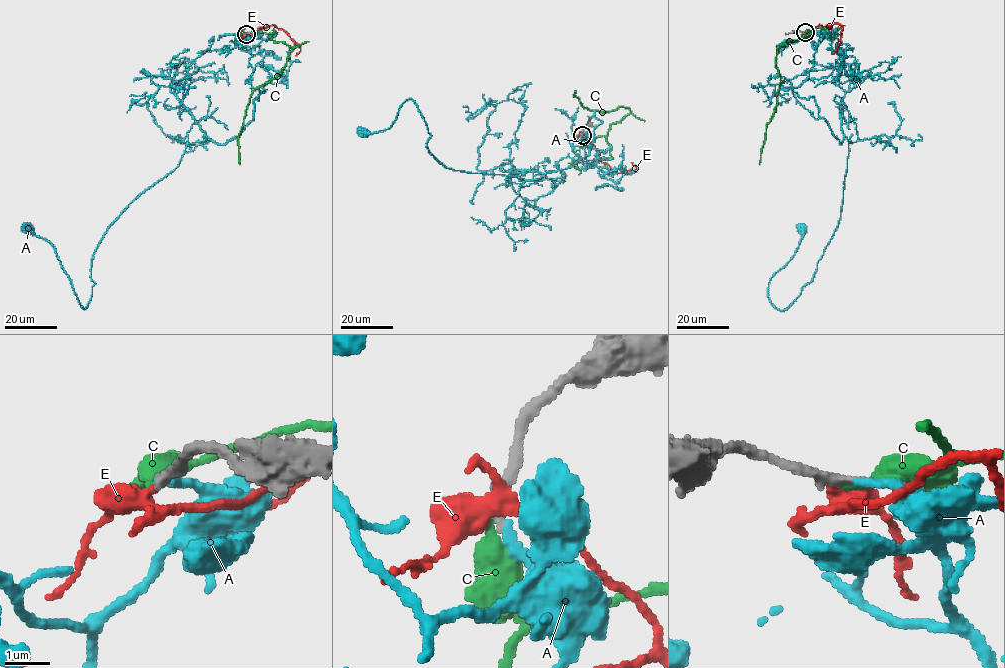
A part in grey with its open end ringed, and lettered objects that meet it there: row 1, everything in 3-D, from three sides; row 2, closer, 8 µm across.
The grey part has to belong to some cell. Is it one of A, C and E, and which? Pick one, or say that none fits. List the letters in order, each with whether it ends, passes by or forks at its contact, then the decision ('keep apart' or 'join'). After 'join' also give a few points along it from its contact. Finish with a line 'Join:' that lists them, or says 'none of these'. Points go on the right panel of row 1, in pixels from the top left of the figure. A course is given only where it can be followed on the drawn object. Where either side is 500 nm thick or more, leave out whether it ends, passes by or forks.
A: it ends there; join; it runs (805, 33), (808, 76), (780, 87), (812, 96), (850, 142), (838, 225), (782, 310), (769, 281), (802, 229)
C: it ends there; keep apart
E: it forks there; keep apart
Join: A

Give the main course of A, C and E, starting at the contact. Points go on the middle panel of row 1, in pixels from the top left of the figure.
A: (582, 135), (586, 146), (594, 111), (589, 153), (530, 180), (447, 168), (411, 99), (389, 128), (364, 132)
C: (581, 134), (584, 140), (606, 139), (610, 125), (630, 110), (620, 106), (590, 110), (574, 95), (575, 90)
E: (581, 134), (595, 147), (598, 160), (614, 172), (633, 171), (636, 167), (631, 163)

